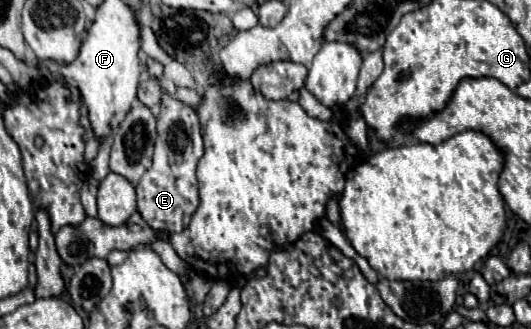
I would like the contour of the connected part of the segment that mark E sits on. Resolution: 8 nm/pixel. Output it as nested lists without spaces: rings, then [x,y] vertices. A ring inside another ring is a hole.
[[[163,93],[157,115],[157,141],[153,167],[137,185],[137,209],[153,229],[167,229],[171,235],[187,229],[191,215],[199,205],[197,163],[203,157],[203,139],[195,107],[181,103],[171,93]]]

